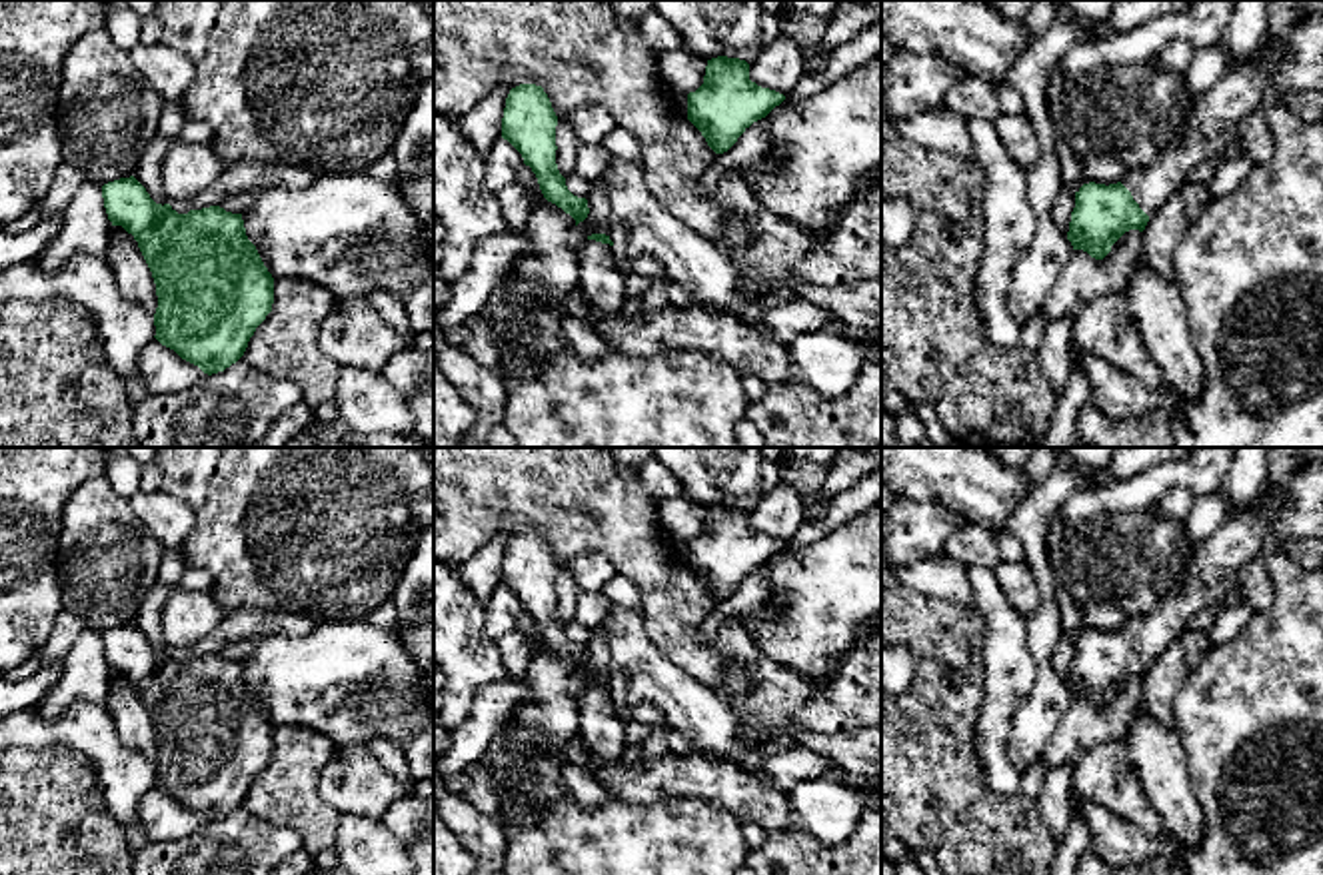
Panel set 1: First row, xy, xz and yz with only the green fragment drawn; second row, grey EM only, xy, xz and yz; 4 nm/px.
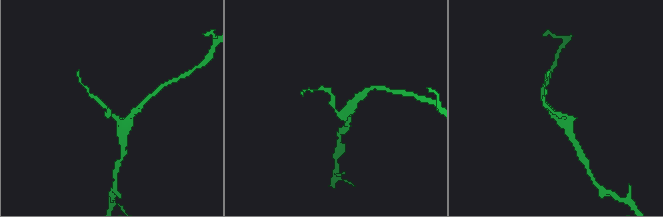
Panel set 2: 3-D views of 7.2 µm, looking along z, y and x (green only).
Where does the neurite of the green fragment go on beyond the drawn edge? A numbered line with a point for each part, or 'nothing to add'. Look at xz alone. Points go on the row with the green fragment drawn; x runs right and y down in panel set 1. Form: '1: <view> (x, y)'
1: xz (602, 284)

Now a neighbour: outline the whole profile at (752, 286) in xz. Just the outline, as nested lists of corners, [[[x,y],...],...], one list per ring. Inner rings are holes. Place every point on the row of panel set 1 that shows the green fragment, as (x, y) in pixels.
[[[739,272],[739,292],[745,298],[759,298],[759,300],[771,294],[787,294],[789,298],[797,298],[795,288],[791,286],[785,286],[781,282],[767,282],[763,278],[743,272]]]

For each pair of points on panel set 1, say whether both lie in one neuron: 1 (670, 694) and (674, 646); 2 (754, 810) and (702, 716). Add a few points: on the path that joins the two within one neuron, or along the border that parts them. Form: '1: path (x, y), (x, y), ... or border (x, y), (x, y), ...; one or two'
1: border (644, 624), (646, 636), (672, 662), (712, 688); two
2: border (696, 750), (718, 754), (738, 766); two

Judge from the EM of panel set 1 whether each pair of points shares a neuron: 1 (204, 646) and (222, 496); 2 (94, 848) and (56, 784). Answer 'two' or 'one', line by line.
1: two
2: one

